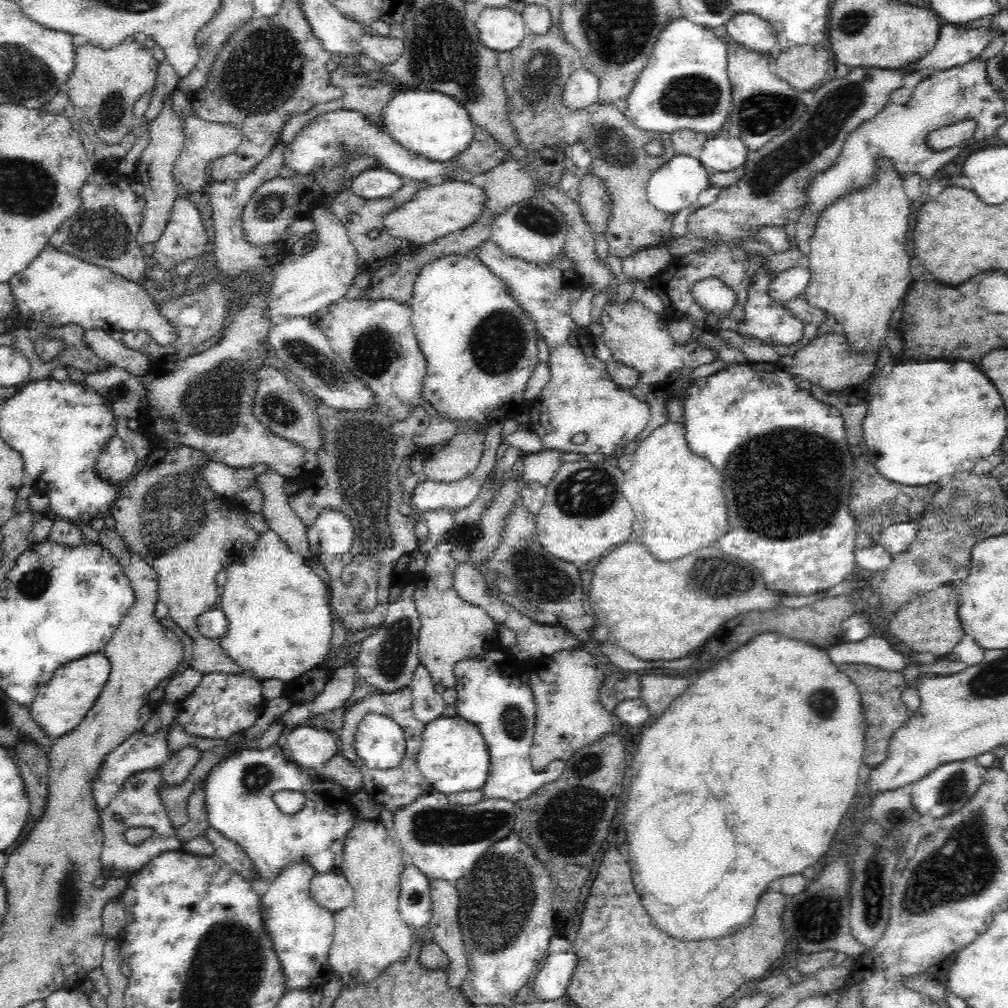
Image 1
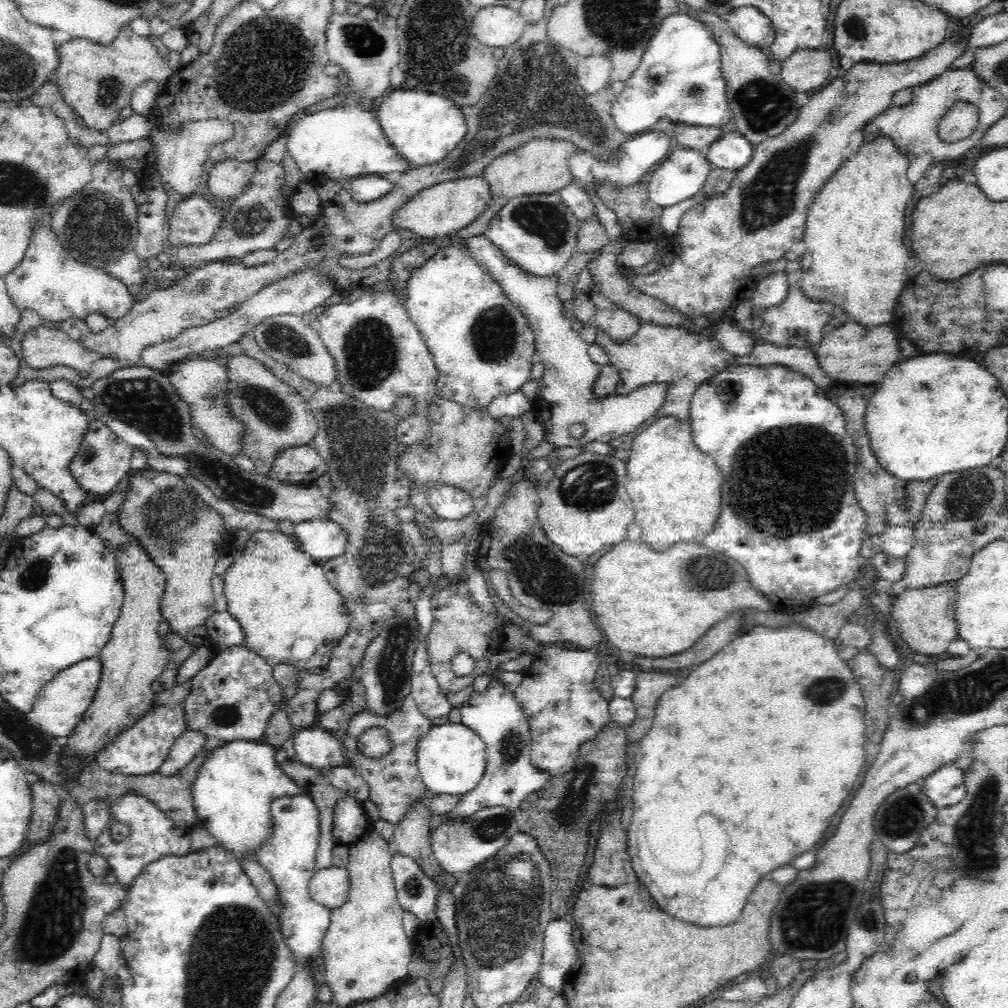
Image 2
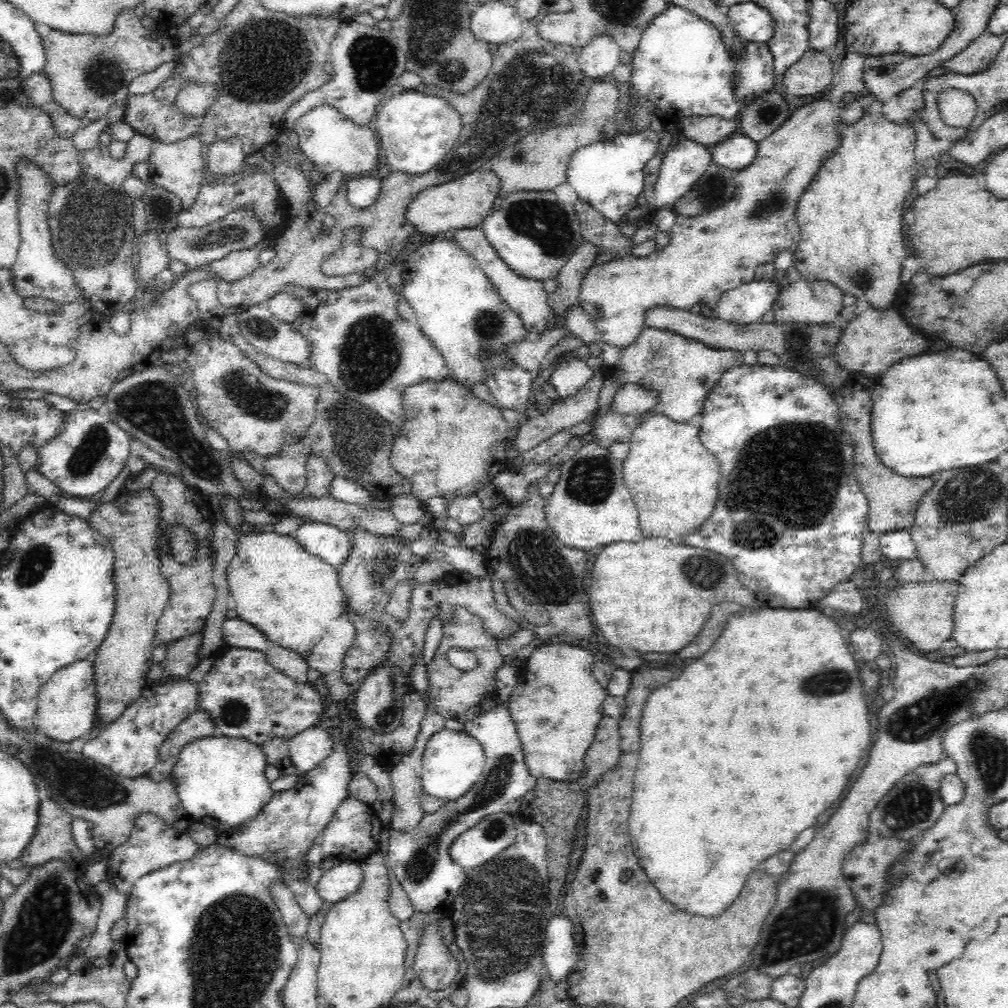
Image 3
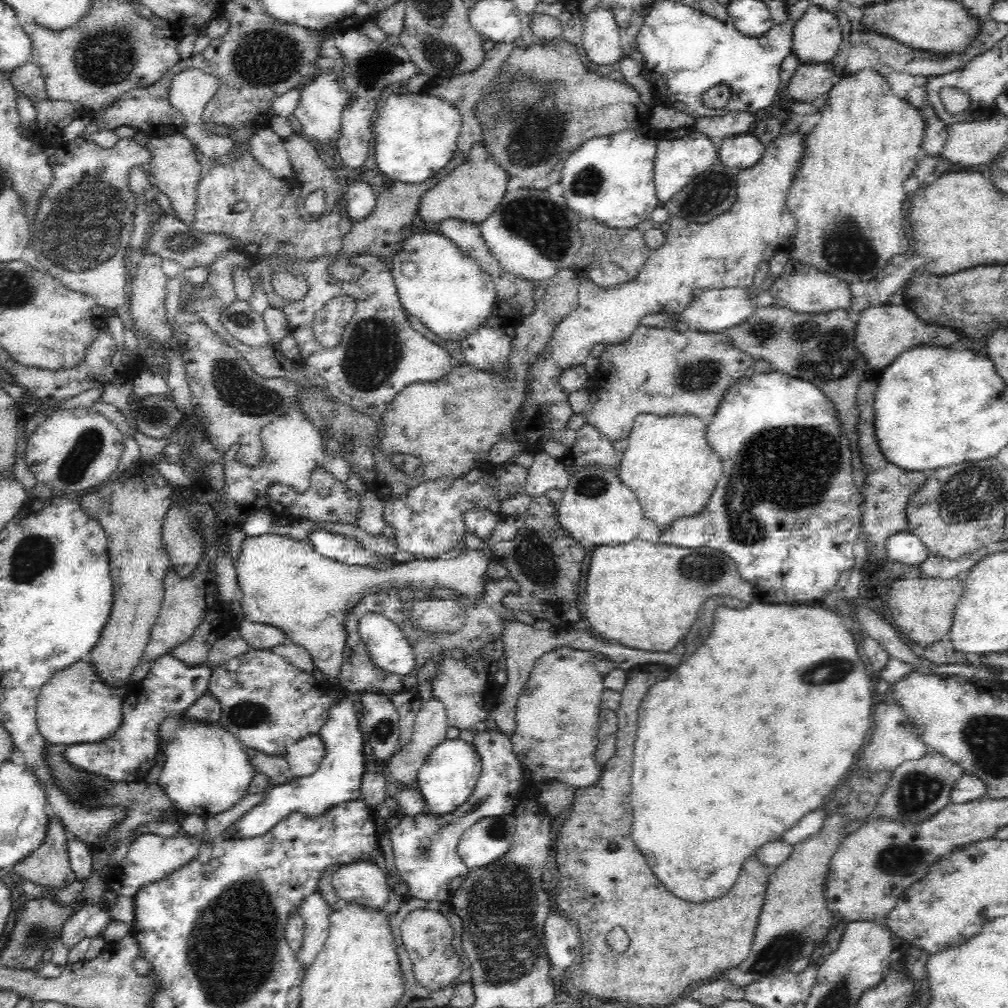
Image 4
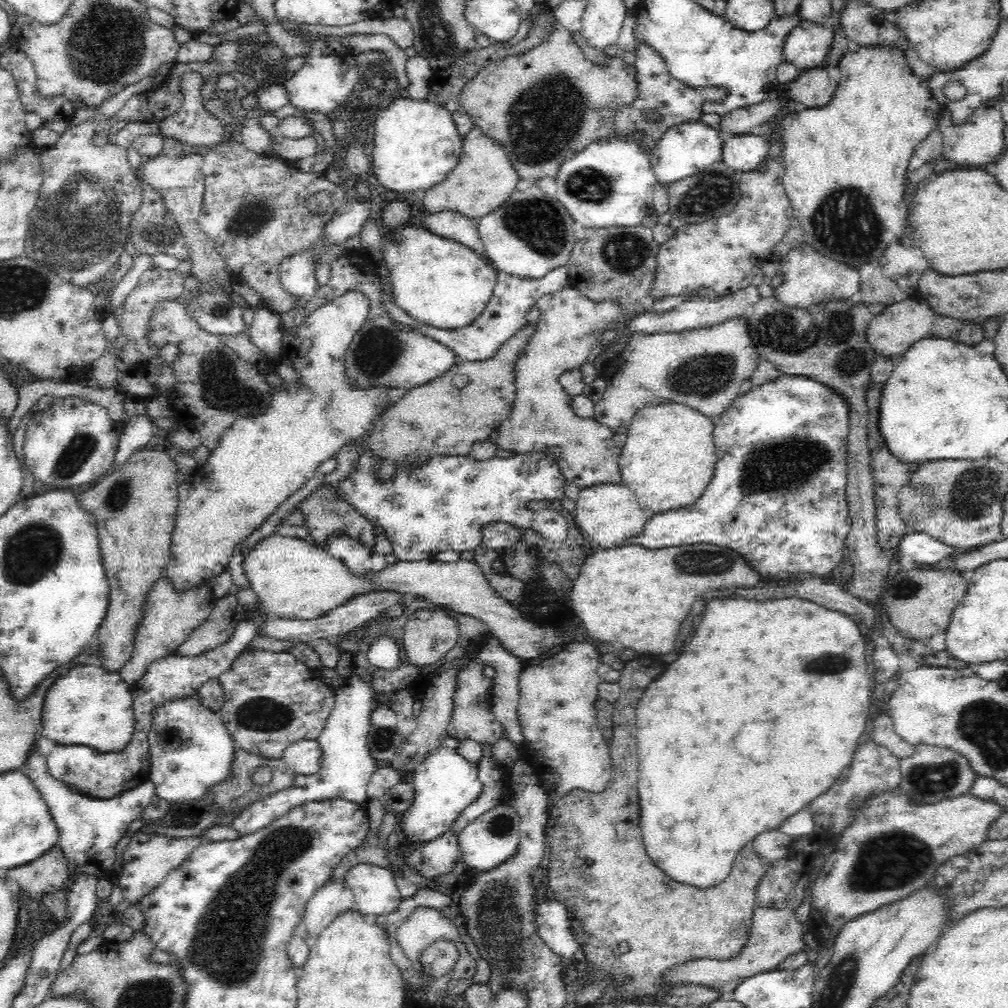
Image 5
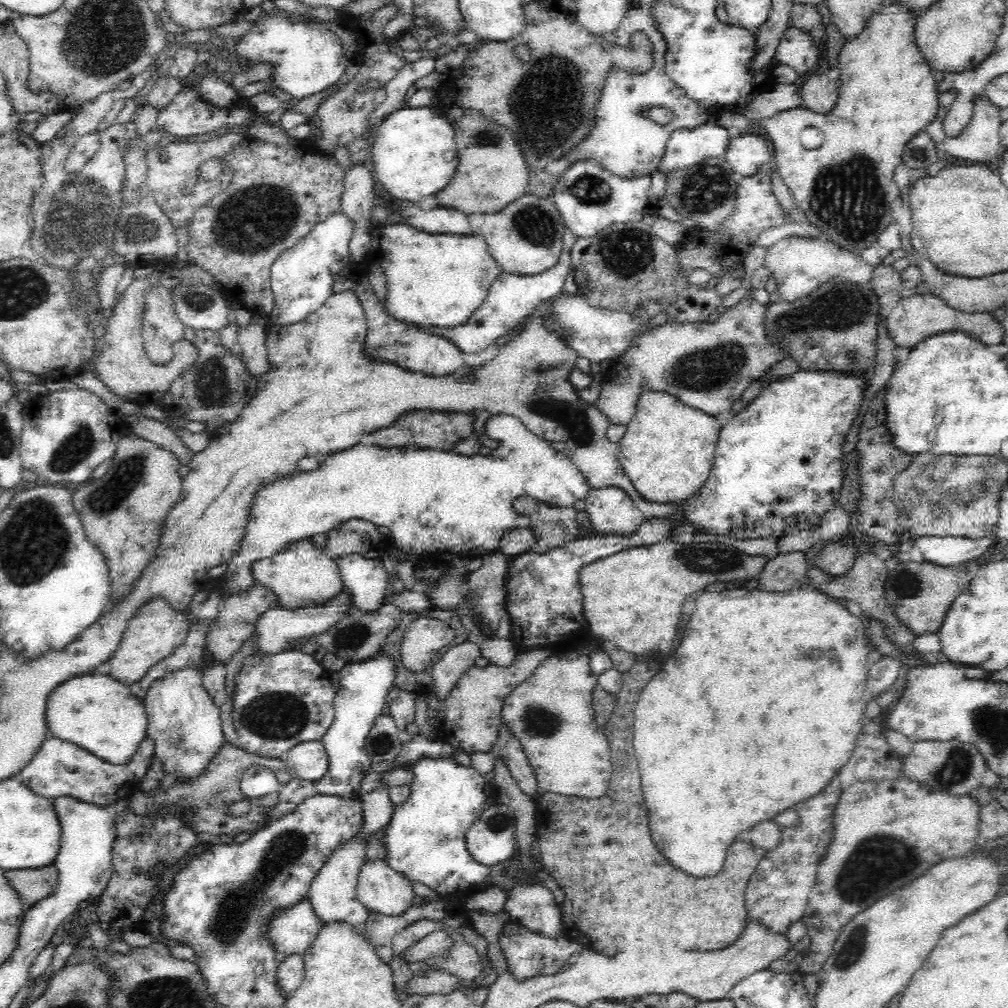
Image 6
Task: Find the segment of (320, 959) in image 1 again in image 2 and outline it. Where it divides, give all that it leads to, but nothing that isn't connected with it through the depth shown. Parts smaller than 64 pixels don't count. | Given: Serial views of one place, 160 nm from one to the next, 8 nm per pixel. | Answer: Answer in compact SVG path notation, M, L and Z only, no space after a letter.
M282 796L273 799L271 804L272 816L272 836L259 848L252 853L242 854L243 858L249 858L253 862L261 864L271 875L272 883L278 889L278 912L276 919L279 920L280 933L284 937L284 941L292 951L297 968L302 967L310 973L310 977L315 978L319 967L312 966L312 962L318 958L322 958L323 938L329 927L329 918L331 909L327 909L324 905L318 904L312 900L309 893L309 884L312 878L317 874L318 867L316 862L316 850L318 850L318 810L314 806L314 802L310 800L310 796Z

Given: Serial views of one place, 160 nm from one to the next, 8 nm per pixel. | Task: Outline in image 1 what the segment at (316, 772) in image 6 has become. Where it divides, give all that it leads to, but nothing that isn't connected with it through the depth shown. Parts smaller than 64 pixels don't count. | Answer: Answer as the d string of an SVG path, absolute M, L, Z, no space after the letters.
M308 724L298 725L297 728L292 729L287 734L287 740L285 751L289 751L290 759L302 768L320 770L328 762L328 759L336 756L336 752L338 752L332 732Z

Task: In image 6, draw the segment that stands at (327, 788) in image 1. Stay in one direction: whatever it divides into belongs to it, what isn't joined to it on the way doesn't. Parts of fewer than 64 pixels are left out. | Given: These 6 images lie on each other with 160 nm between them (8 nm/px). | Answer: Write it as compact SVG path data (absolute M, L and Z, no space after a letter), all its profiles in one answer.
M186 664L164 673L149 684L143 698L148 713L148 736L154 741L153 757L164 761L166 773L186 781L195 777L220 746L226 744L220 708L214 704L202 683L202 666Z

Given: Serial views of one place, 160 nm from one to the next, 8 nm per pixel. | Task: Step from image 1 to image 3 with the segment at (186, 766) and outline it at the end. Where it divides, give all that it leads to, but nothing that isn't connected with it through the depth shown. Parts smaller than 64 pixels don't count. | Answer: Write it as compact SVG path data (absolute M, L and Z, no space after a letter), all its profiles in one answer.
M197 709L194 714L184 719L180 726L176 726L176 729L167 736L164 744L161 744L159 759L156 766L150 772L147 772L148 777L154 782L168 779L179 759L181 750L188 743L215 734L217 734L217 731L211 716L202 709Z

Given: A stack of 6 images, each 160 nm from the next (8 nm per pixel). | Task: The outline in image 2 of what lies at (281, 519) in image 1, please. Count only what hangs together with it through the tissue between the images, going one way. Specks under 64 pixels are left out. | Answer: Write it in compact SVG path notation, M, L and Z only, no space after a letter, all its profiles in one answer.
M248 355L226 358L228 376L227 402L232 415L241 420L245 427L243 452L253 460L255 472L269 476L276 452L282 448L311 444L318 425L310 410L310 405L295 388L272 374L267 366Z

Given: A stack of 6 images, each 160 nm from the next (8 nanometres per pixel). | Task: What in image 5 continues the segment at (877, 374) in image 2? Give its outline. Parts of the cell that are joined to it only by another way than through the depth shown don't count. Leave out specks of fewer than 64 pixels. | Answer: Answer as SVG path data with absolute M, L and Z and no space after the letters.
M906 298L900 302L888 305L882 314L874 316L874 320L868 324L868 341L876 356L903 355L916 341L924 337L948 337L953 341L964 340L966 344L978 344L986 338L982 323L971 320L960 320L956 317L944 316L936 313L928 301L915 298Z

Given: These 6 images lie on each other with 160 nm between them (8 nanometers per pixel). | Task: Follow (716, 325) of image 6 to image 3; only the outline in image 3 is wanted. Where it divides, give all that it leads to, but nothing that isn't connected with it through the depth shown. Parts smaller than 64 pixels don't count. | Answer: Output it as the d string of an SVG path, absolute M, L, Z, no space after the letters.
M644 327L636 340L628 346L618 348L596 340L590 346L590 354L599 356L604 360L600 369L604 382L600 399L598 401L597 418L591 430L594 442L601 447L611 447L616 441L629 442L633 435L634 424L623 423L623 418L618 413L610 411L610 404L614 395L628 382L640 384L646 390L655 390L660 393L660 400L651 413L658 412L669 416L678 423L695 421L702 412L702 404L716 380L724 371L742 365L740 350L724 350L709 347L703 342L658 328Z

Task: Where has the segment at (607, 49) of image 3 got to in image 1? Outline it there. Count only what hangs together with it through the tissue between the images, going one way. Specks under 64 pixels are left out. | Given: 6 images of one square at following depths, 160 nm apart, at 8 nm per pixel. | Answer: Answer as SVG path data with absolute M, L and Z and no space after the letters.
M581 66L564 84L564 91L560 97L564 107L577 109L596 103L598 95L599 86L596 75Z

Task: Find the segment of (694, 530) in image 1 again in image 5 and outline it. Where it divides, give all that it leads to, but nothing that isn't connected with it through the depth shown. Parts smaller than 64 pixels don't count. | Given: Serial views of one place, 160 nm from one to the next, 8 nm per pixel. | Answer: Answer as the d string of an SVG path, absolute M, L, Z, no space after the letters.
M676 401L647 404L639 408L632 418L625 445L619 456L619 469L622 483L636 496L640 508L664 512L692 504L704 492L713 475L716 455L713 439L715 420Z

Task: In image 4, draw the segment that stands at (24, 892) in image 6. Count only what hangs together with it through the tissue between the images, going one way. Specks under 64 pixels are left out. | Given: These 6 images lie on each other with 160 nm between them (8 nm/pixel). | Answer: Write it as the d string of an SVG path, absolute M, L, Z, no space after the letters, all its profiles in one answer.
M55 815L48 818L47 832L42 844L16 863L11 873L45 888L66 888L77 880L76 874L72 871L68 843L68 834L61 820Z

